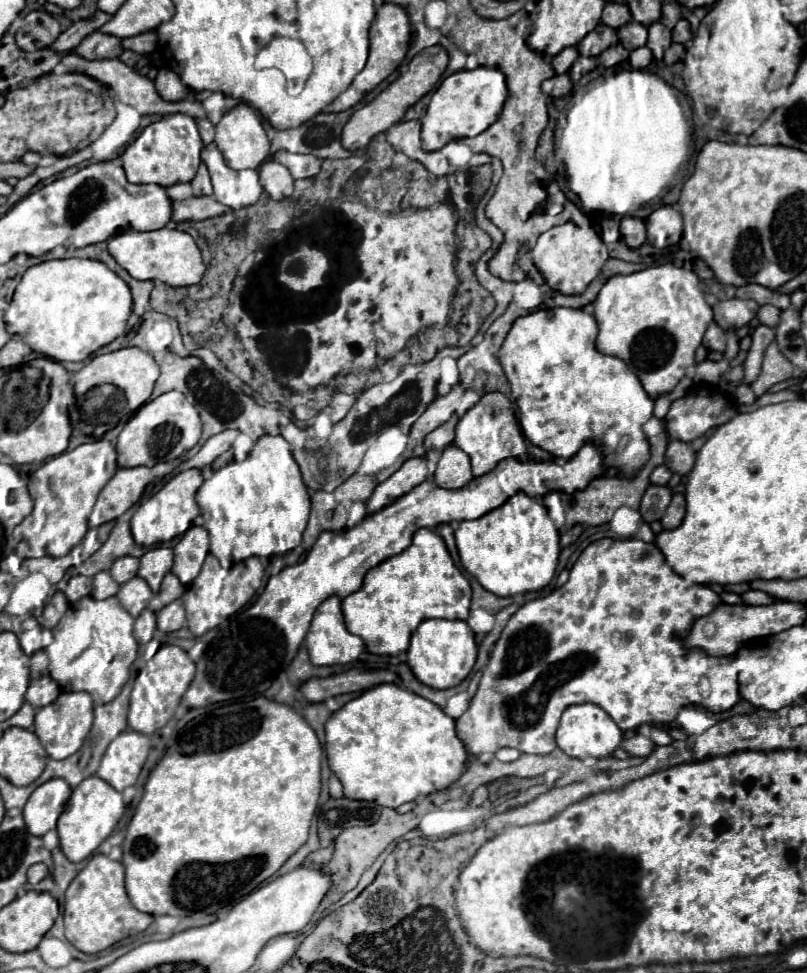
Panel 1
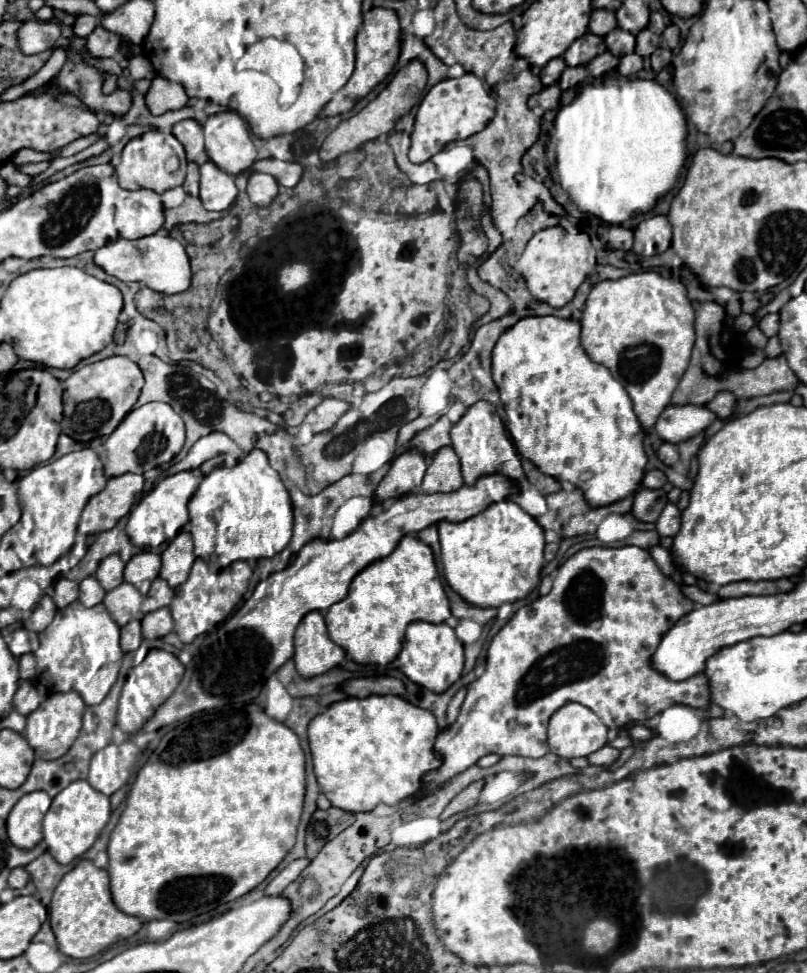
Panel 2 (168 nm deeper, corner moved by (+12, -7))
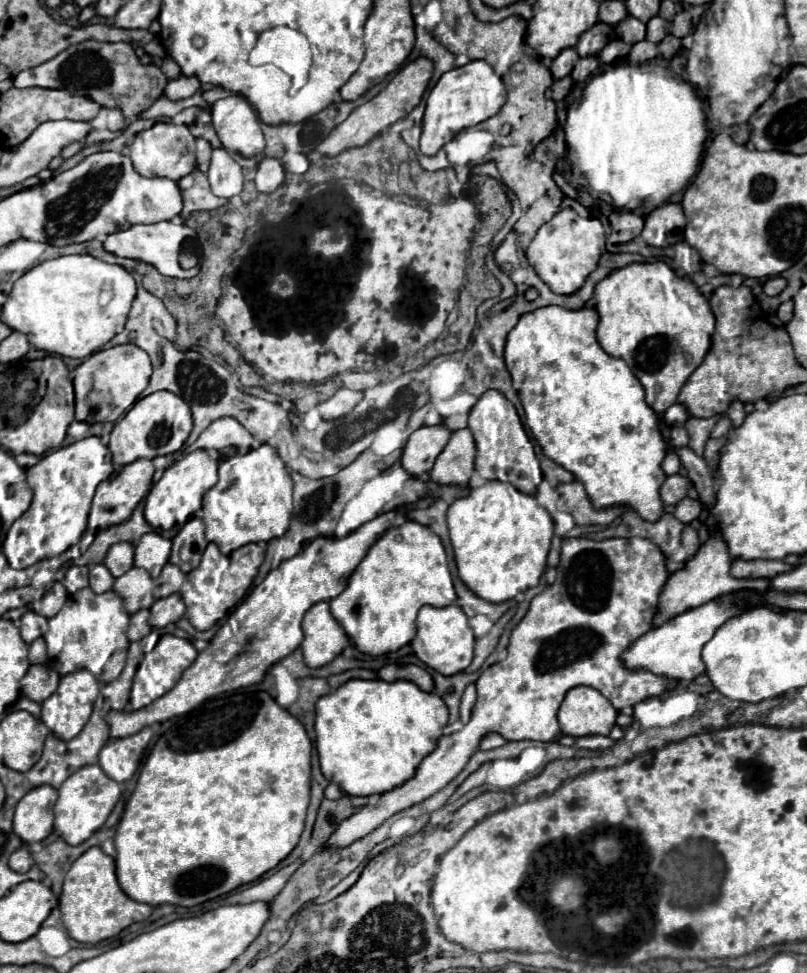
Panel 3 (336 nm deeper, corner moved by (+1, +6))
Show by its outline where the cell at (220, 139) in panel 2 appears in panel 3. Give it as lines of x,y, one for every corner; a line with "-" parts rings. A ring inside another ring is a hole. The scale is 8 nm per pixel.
239,94
217,100
211,106
213,128
223,144
223,148
243,156
253,158
263,152
265,138
259,126
259,118
253,106

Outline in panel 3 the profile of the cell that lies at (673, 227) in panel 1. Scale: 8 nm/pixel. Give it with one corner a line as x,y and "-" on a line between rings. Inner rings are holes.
665,204
655,208
645,218
645,228
641,232
641,238
649,246
665,248
683,240
685,226
687,226
687,220
681,204

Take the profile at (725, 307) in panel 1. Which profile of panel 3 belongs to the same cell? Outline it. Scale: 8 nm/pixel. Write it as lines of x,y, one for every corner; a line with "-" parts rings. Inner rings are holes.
775,276
775,278
769,278
765,284
763,284
763,292
767,296
777,296
783,292
783,288
787,286
787,280
781,278
781,276

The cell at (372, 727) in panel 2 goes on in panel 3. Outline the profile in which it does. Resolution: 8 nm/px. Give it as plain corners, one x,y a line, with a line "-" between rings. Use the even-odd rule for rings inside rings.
349,680
335,692
321,696
315,704
315,744
323,776
337,782
343,792
351,796
383,794
407,782
419,762
437,748
437,740
447,724
447,706
435,692
423,692
417,684
407,680

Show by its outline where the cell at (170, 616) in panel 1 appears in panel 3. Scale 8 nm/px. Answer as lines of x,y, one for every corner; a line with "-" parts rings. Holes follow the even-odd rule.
171,594
167,598
155,600
155,604
151,606
151,618
149,624
153,628
165,628
171,622
177,622
185,616
185,604
181,600
179,594

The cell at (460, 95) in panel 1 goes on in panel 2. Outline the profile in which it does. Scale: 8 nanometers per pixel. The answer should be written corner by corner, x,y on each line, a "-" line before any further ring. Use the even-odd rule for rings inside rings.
466,73
458,79
444,79
436,83
426,93
416,111
412,145
408,153
410,161
424,163
430,157
434,157
444,145
468,139
470,135
482,131
494,117
494,107
496,99
490,97
490,93
484,89
484,83
474,73

